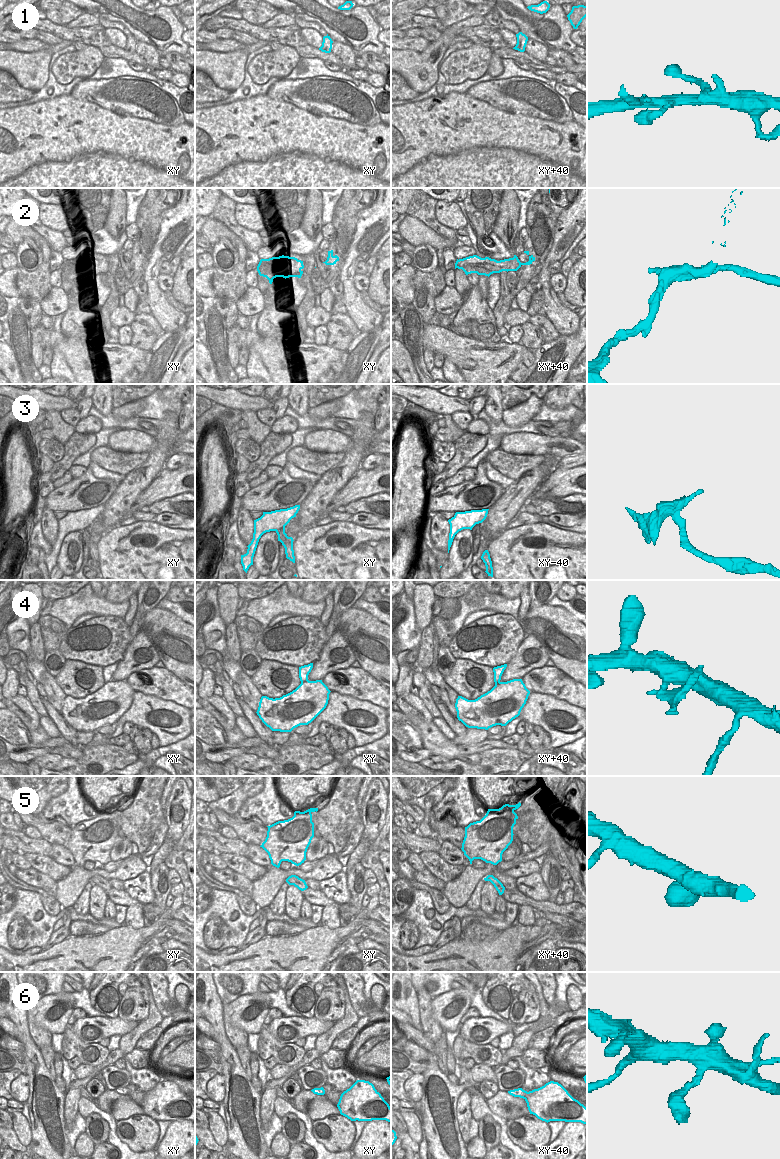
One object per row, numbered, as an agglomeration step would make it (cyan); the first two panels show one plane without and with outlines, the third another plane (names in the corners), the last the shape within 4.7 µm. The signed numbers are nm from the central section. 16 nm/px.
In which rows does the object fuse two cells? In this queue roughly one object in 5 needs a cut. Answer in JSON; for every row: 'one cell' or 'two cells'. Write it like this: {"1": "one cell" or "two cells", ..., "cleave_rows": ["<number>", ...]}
{"1": "one cell", "2": "two cells", "3": "two cells", "4": "one cell", "5": "one cell", "6": "one cell", "cleave_rows": ["2", "3"]}

